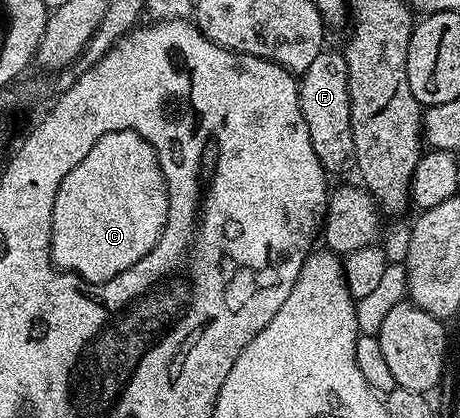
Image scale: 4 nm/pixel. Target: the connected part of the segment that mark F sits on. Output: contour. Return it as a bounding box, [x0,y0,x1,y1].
[298,51,354,174]

